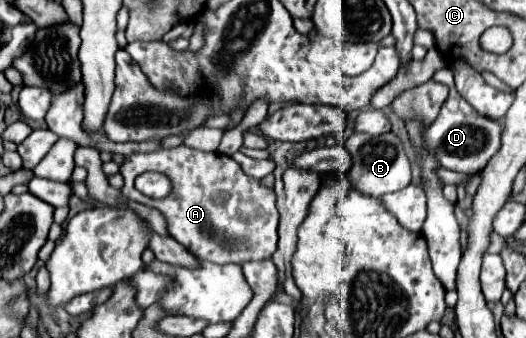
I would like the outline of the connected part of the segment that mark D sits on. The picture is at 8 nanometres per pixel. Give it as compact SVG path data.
M449 67L437 69L431 77L437 83L443 83L449 87L449 97L441 107L439 117L431 127L427 129L427 145L431 151L435 151L435 157L441 159L445 169L463 171L463 173L479 173L489 163L489 159L501 149L501 133L503 125L495 119L489 119L481 113L477 113L455 89L453 83L453 71Z

